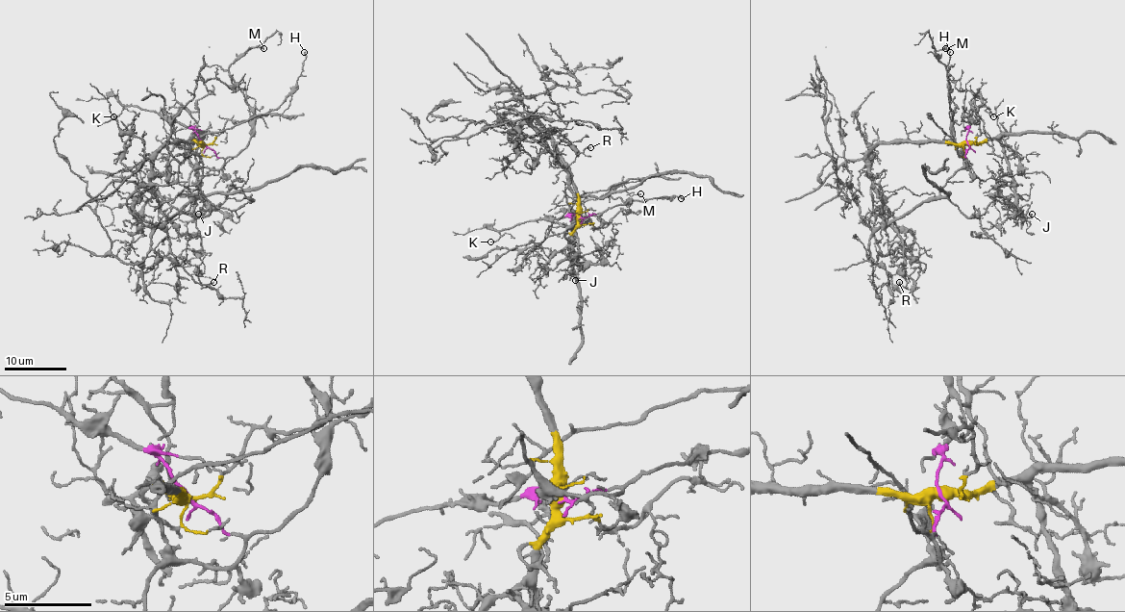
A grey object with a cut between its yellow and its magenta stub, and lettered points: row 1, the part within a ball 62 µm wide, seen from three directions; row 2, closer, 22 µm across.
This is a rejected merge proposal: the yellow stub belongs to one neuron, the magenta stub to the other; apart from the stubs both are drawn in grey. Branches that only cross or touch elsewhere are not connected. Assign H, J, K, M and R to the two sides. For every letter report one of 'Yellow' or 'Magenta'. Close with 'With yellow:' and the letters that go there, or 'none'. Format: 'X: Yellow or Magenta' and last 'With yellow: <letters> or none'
H: Magenta
J: Yellow
K: Magenta
M: Magenta
R: Yellow
With yellow: J, R

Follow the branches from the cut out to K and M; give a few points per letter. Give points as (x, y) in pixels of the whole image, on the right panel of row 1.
K: (967, 143), (967, 130), (974, 111), (985, 106), (994, 117)
M: (967, 143), (965, 158), (960, 156), (954, 136), (955, 105), (949, 90), (945, 67), (937, 52), (945, 48)

